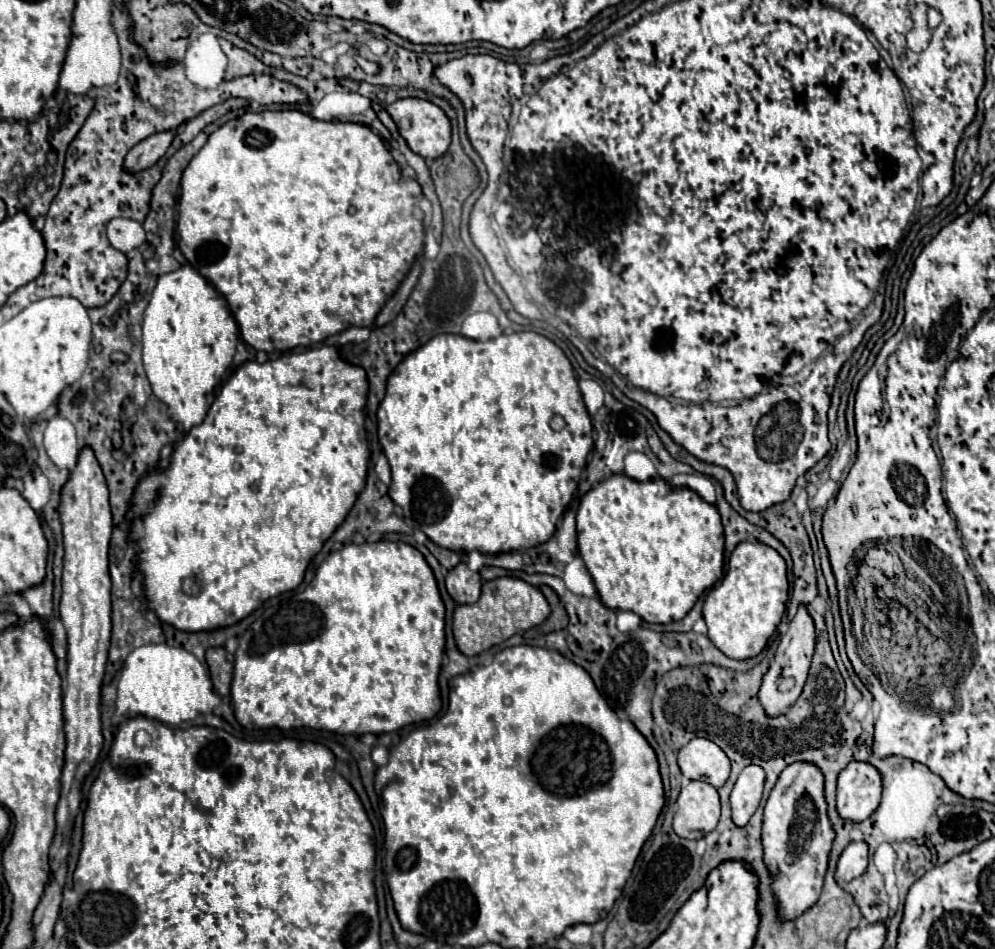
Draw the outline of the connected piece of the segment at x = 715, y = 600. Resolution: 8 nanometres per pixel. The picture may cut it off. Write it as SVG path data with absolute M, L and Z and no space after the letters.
M737 544L729 558L727 574L709 590L703 602L703 618L709 628L709 640L735 660L755 658L775 634L785 612L787 594L789 580L785 560L767 544Z

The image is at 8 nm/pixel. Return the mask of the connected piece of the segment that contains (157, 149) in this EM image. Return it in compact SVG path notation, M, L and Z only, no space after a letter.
M167 130L167 132L157 132L155 136L149 136L147 140L141 140L131 152L127 154L125 168L129 172L139 172L143 168L151 168L171 146L173 138L177 136L177 130Z

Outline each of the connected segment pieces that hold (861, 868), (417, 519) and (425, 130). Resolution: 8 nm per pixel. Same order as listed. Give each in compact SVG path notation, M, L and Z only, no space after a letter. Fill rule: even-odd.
M863 840L859 842L851 842L839 862L837 862L837 870L835 870L835 882L839 886L843 886L845 882L851 882L853 878L861 876L867 868L867 844Z
M535 332L501 334L499 338L487 340L487 342L469 340L459 334L437 334L415 352L409 352L397 364L397 368L391 372L387 380L387 394L377 410L377 434L391 468L389 496L403 510L405 522L411 528L425 532L435 544L443 548L457 550L457 552L463 548L467 552L479 550L483 554L515 552L515 550L533 548L551 540L557 530L557 522L561 520L567 504L573 498L573 492L577 490L579 474L587 464L587 454L593 448L591 416L583 404L571 362L567 360L565 352L555 342ZM553 416L561 416L565 420L565 426L561 430L551 428Z
M403 98L403 100L395 100L393 104L389 104L387 112L395 120L399 134L405 138L405 142L415 154L435 160L447 152L449 142L451 142L451 124L439 106L427 100L419 100L419 98Z

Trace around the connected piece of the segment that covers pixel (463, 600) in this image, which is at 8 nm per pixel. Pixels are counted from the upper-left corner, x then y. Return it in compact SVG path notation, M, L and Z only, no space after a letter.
M463 562L449 570L449 574L445 576L447 592L457 604L475 604L481 594L481 584L483 580L479 572L471 572Z

